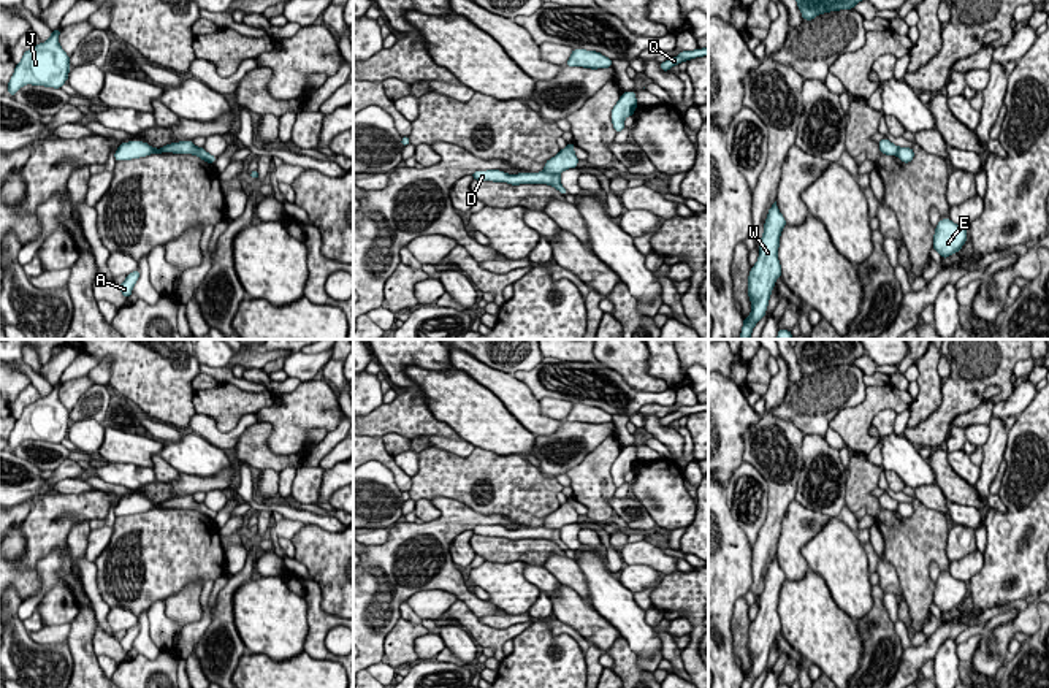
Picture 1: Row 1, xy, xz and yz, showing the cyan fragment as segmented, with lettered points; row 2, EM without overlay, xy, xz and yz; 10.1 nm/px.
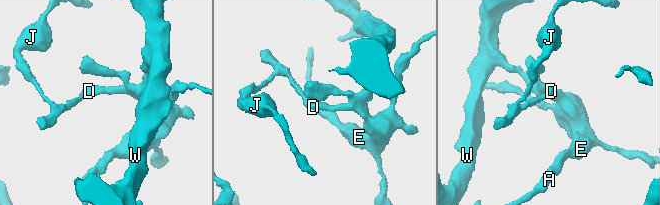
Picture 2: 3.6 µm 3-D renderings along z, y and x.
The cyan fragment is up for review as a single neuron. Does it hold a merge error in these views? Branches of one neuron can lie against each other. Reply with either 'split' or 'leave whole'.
split

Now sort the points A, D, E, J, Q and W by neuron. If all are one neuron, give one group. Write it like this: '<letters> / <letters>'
A D E J Q / W

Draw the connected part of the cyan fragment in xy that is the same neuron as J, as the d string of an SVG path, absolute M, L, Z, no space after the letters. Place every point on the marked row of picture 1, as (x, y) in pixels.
M60 29L52 30L48 41L24 52L8 82L13 97L25 84L60 89L70 73L70 57L59 44Z

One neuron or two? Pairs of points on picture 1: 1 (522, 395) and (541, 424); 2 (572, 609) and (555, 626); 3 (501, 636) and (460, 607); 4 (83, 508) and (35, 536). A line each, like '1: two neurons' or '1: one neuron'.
1: one neuron
2: two neurons
3: one neuron
4: one neuron

